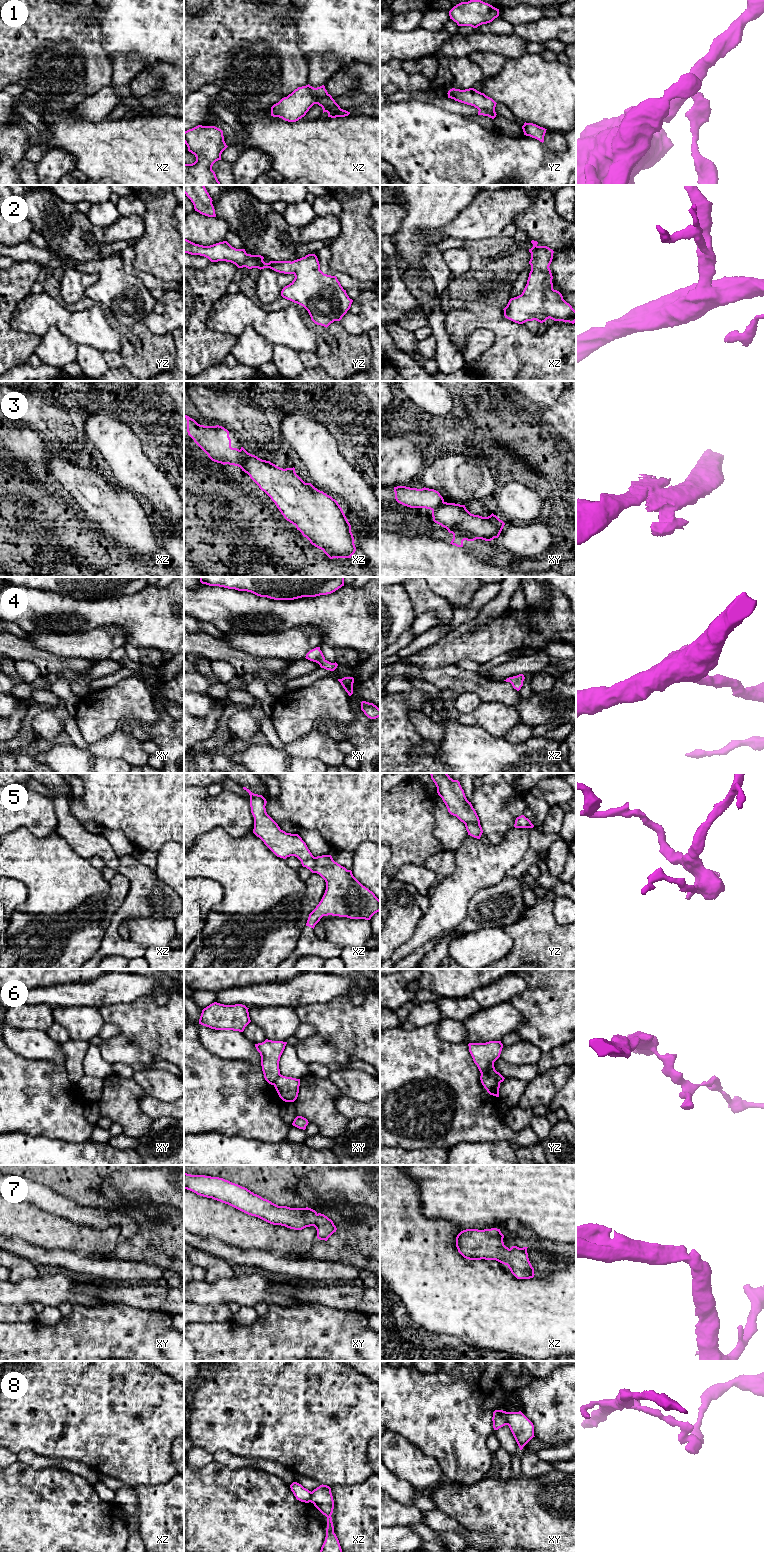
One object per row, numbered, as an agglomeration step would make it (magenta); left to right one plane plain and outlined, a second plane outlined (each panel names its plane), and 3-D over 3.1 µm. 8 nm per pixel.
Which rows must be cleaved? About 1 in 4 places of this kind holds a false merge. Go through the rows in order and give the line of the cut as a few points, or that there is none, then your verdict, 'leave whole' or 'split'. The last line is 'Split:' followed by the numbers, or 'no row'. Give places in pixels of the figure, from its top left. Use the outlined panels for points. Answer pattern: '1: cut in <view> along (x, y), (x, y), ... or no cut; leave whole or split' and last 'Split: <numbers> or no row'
1: cut in xz along (312, 87), (315, 103); split
2: no cut; leave whole
3: cut in xz along (239, 450), (241, 467); split
4: no cut; leave whole
5: no cut; leave whole
6: cut in yz along (481, 1073), (492, 1076), (499, 1083); split
7: no cut; leave whole
8: cut in xy along (508, 1412), (506, 1424); split
Split: 1, 3, 6, 8

